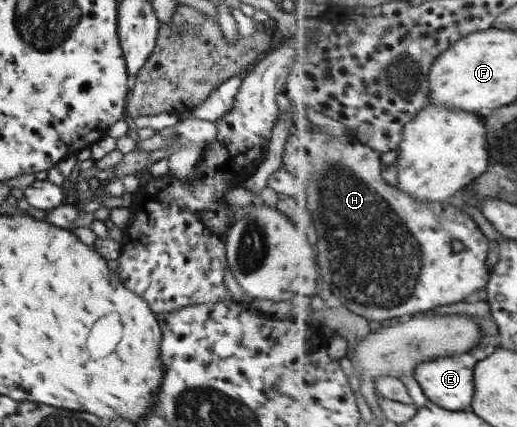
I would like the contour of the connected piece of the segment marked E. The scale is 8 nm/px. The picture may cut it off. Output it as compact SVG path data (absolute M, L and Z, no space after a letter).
M483 338L475 348L464 354L455 354L455 356L439 356L432 361L420 363L414 368L414 378L423 388L424 394L431 403L446 407L448 410L464 411L469 410L473 405L476 384L475 368L481 361L495 353L498 347L490 344L486 338Z

